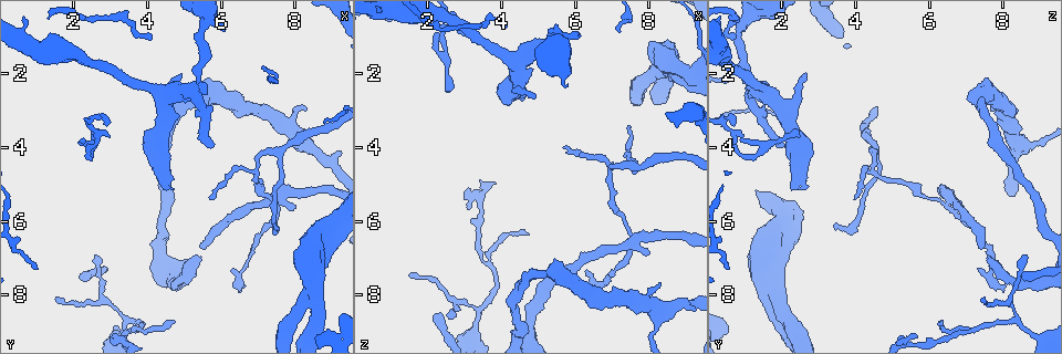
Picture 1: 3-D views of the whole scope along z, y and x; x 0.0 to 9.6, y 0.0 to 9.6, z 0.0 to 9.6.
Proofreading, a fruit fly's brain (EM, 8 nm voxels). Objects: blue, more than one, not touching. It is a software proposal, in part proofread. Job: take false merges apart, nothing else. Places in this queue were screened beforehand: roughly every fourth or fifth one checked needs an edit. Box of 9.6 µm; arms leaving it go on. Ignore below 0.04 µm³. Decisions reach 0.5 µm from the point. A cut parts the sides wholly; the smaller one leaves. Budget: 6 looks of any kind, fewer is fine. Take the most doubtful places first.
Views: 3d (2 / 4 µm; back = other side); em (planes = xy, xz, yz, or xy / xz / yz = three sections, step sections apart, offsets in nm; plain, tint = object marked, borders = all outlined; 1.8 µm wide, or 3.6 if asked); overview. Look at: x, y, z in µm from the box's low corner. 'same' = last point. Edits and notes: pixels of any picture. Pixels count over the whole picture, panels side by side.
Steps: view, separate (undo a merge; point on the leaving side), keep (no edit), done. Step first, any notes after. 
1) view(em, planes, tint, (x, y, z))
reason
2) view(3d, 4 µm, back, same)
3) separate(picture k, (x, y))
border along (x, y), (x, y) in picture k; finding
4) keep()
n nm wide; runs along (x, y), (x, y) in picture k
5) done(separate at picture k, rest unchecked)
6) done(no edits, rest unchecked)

view(em, xz, step 16, tint, (3.40, 8.70, 8.40))
thin arm on a thick one

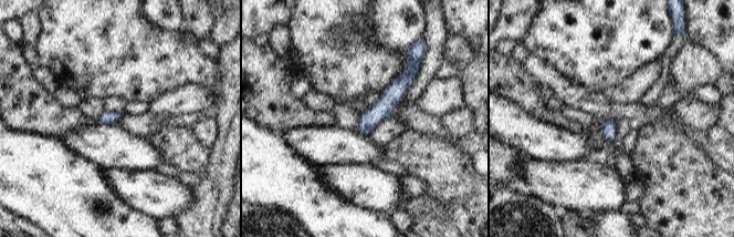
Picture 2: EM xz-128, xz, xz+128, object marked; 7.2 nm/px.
view(em, planes, tint, same)
another direction

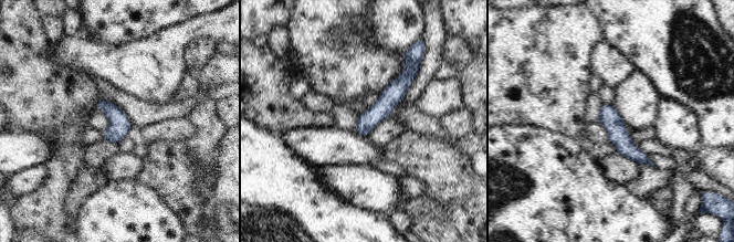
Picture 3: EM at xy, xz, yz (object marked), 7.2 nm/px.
keep()
runs along (406, 72), (406, 79), (360, 130) in picture 3; one neuron here

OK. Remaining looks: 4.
view(em, 3.6 µm, yz, step 16, plain, (8.55, 7.75, 1.65))
arms run side by side

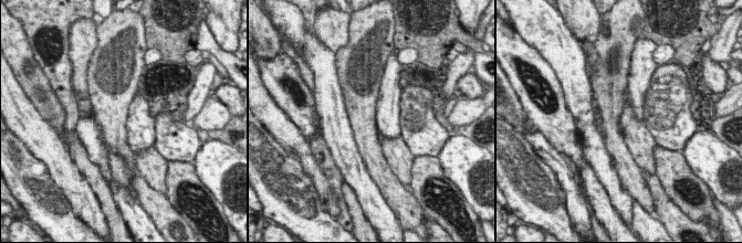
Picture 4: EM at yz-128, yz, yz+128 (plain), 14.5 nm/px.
view(em, 3.6 µm, yz, step 16, tint, same)

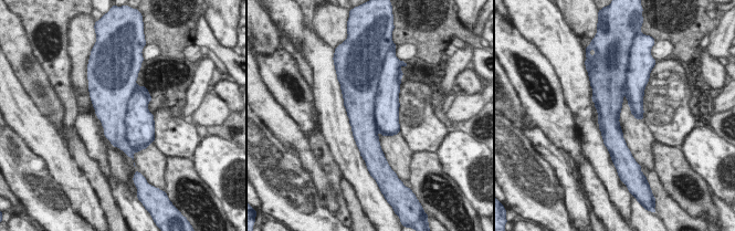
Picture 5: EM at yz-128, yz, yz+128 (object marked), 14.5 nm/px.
separate(picture 5, (139, 125))
220 nm wide; border along (136, 84), (124, 121), (130, 151) in picture 5; two neurons meet here

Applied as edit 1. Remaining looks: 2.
done(separate at picture 5, rest unchecked)

